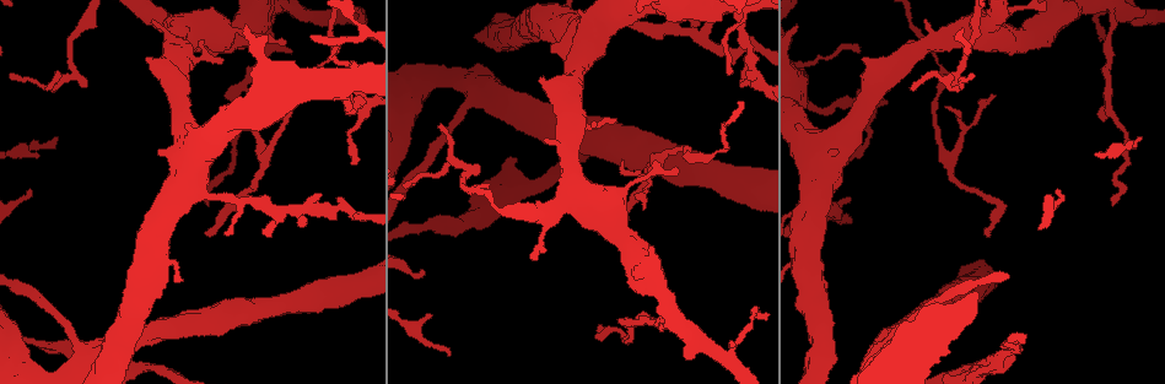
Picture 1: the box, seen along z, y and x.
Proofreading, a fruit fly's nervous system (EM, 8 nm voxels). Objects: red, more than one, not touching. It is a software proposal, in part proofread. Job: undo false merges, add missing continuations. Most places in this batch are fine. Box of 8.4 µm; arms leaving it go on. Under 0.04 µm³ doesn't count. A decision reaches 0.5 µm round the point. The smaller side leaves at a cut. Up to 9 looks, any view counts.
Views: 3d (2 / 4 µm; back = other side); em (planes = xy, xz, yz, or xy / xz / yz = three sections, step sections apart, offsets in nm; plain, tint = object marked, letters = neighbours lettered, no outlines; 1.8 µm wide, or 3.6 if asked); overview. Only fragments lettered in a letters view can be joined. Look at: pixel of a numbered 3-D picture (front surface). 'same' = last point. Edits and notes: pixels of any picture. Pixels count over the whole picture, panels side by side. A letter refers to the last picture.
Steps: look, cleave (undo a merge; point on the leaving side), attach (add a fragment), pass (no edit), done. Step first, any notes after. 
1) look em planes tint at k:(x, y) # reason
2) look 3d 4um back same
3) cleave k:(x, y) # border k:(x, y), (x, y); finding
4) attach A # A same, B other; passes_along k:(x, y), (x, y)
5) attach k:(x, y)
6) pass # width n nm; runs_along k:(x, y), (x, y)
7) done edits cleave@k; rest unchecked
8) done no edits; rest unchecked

look 3d 2um at 1:(598, 325) # free end

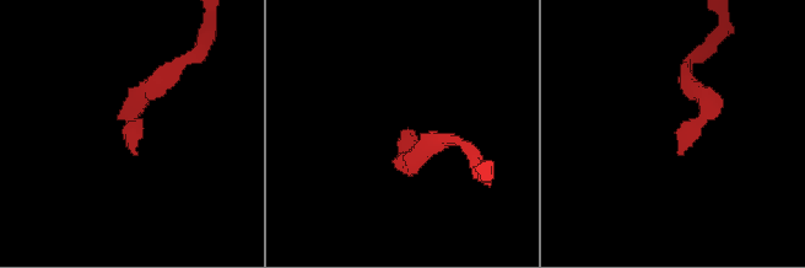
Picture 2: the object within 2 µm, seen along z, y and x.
look em planes letters at 2:(412, 135)

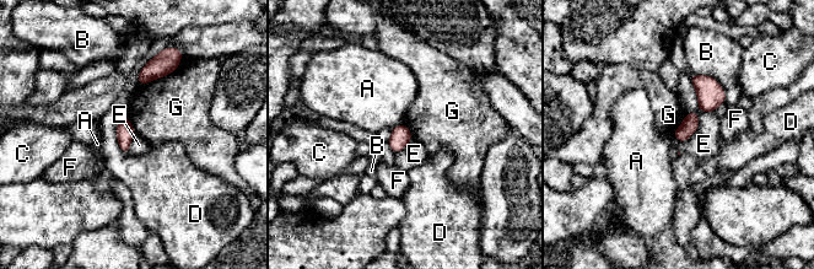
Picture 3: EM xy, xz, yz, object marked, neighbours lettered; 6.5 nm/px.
pass # width 100 nm; A other, B other, C other, D other, E other, F other, G other; border 3:(696, 112), (697, 128), (679, 141); no lettered fragment goes on from it

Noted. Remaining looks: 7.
look 3d 2um at 1:(644, 208)

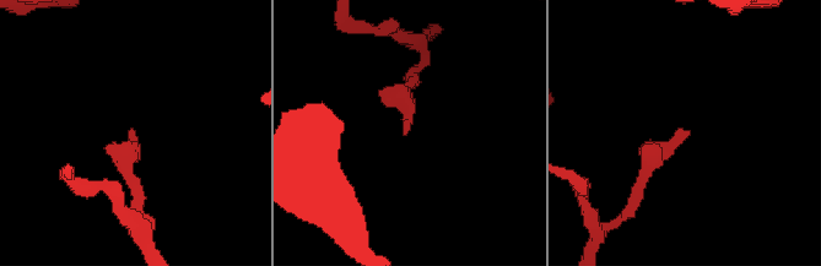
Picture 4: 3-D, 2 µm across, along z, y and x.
look em xy step 4 tint at 4:(687, 134) # now the EM

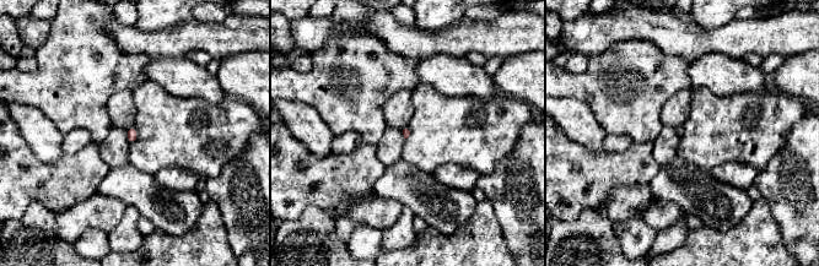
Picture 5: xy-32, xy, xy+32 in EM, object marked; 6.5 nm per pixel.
look em planes letters same # another direction

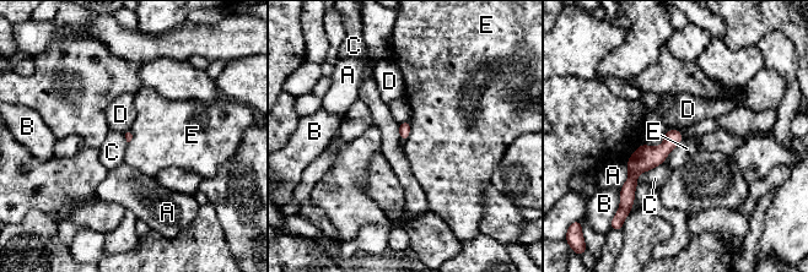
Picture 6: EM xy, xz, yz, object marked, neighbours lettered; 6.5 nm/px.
pass # A other, B other, C other, D other, E other; runs_along 6:(674, 132), (626, 186); no lettered fragment goes on from it

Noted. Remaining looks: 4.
look 3d 2um at 1:(207, 235) # free end

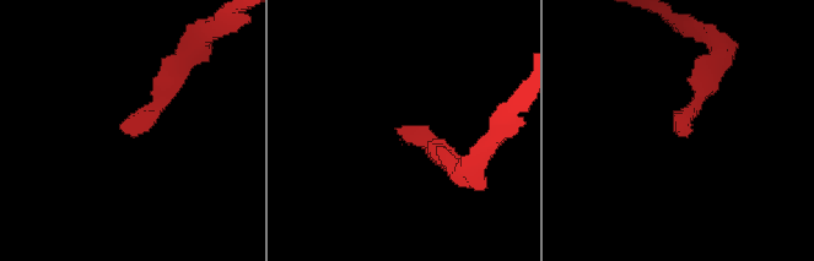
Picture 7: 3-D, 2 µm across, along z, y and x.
look em xy step 4 tint at 7:(397, 129) # shape alone is not enough

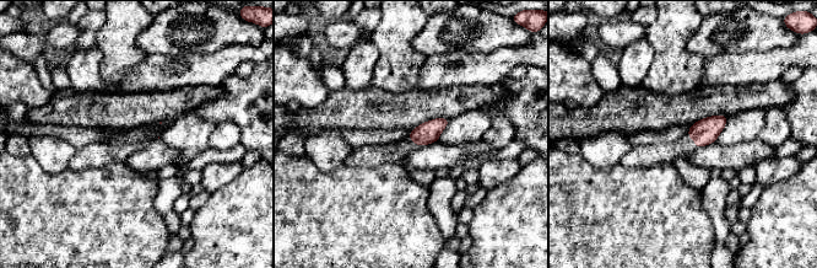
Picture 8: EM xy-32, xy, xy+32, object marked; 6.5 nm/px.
look em planes letters same

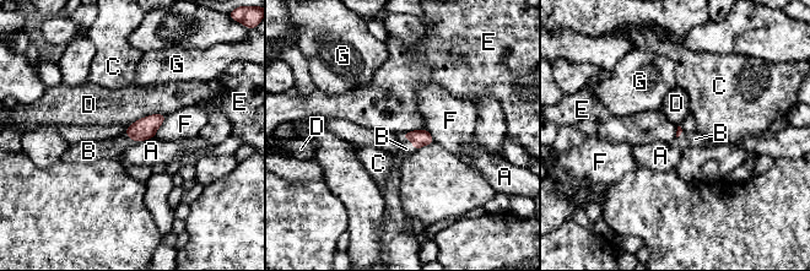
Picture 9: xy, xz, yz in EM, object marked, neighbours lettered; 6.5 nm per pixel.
attach B # A other, B same, C other, D other, E other, F other, G other; passes_along 9:(419, 137), (411, 141), (406, 148); the neuron continues

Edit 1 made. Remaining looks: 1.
done edits attach@9; rest unchecked

